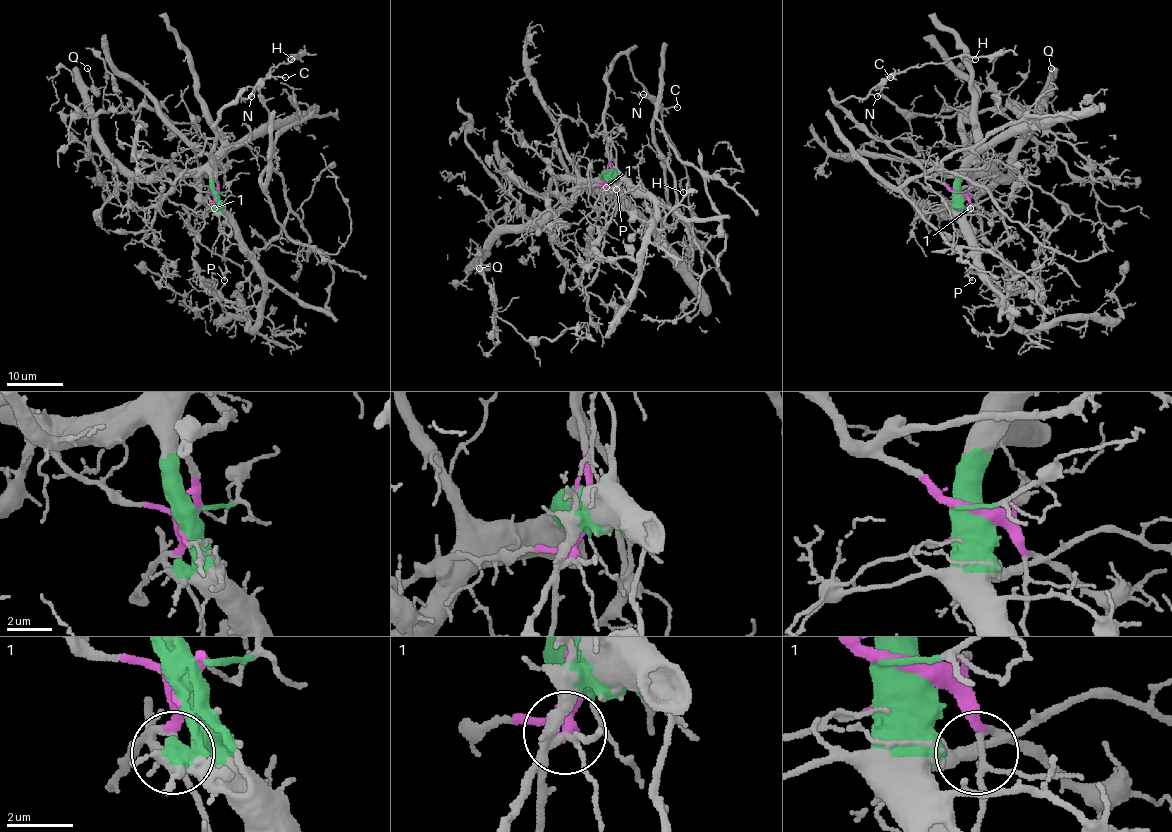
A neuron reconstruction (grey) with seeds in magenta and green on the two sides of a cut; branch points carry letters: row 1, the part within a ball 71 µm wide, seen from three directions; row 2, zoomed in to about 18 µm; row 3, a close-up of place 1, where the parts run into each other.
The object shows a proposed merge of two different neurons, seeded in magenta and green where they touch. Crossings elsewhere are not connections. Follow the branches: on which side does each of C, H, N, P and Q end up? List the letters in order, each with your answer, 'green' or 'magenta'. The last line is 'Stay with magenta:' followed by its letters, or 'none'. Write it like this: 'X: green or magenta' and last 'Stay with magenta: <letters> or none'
C: magenta
H: magenta
N: magenta
P: magenta
Q: green
Stay with magenta: C, H, N, P

